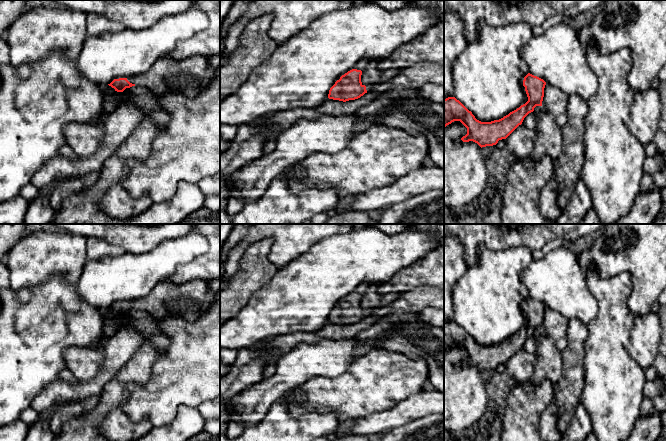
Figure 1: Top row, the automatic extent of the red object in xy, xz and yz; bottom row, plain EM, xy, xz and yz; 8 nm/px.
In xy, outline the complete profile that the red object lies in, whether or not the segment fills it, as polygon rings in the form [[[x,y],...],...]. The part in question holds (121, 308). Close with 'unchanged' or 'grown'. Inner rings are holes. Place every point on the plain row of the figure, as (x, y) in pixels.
[[[167,279],[159,282],[145,297],[114,303],[108,309],[117,316],[137,309],[148,312],[157,321],[178,317],[193,322],[210,310],[215,299],[216,293],[210,289],[206,280],[174,283]]] | grown

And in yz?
[[[528,297],[523,304],[528,325],[503,342],[491,346],[477,344],[459,324],[448,321],[444,323],[444,352],[460,345],[467,352],[467,358],[461,362],[463,366],[473,365],[481,372],[496,369],[521,349],[536,330],[542,330],[545,309],[543,303]]] | unchanged

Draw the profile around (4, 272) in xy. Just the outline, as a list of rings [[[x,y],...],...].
[[[0,261],[0,290],[10,287],[10,272],[4,261]]]

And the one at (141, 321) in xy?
[[[105,309],[103,320],[106,332],[109,334],[130,326],[158,350],[166,350],[170,345],[170,338],[158,328],[158,321],[146,311],[135,309],[123,316],[117,316],[111,310]]]

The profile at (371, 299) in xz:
[[[370,284],[368,290],[362,295],[361,306],[363,309],[379,309],[384,305],[388,305],[392,301],[398,299],[401,294],[379,294],[377,292],[377,285]]]

